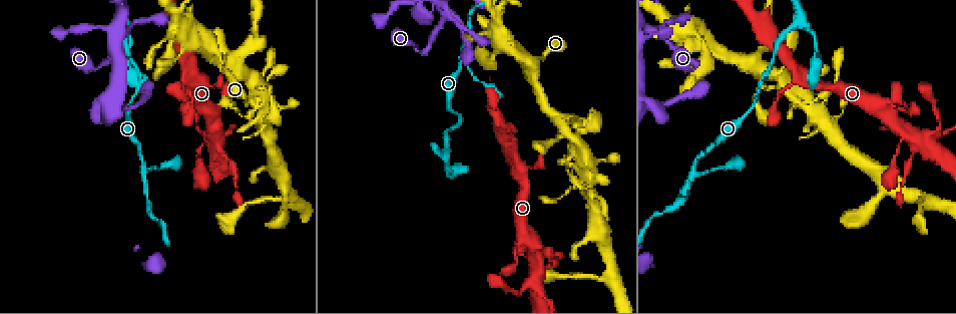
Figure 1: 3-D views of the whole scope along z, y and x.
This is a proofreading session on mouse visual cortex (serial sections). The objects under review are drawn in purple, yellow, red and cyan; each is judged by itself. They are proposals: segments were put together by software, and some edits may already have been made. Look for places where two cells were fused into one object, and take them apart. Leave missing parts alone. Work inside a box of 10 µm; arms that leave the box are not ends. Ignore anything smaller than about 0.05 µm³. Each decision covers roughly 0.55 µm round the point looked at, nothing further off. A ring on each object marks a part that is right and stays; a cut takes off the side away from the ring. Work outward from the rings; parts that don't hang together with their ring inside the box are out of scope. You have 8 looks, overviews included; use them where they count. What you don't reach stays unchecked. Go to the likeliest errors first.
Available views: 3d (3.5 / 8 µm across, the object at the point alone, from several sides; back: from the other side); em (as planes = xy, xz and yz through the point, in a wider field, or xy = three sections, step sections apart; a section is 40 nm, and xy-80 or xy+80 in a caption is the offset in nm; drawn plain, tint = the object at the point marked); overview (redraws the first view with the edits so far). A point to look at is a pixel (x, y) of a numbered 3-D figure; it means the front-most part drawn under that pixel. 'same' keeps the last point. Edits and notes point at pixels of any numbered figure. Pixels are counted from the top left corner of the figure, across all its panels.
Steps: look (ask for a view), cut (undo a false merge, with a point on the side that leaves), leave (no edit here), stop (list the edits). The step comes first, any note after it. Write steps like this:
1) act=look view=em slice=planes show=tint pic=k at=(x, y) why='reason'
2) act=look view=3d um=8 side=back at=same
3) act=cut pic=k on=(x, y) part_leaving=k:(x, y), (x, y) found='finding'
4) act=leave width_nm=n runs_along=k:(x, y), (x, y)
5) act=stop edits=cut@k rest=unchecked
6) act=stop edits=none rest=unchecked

act=look view=3d um=3.5 pic=1 at=(692, 170)

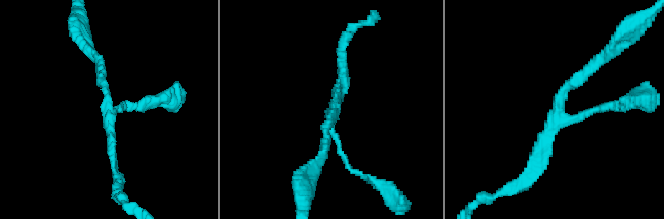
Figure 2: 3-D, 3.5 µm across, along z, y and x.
act=look view=em slice=xy step=1 show=tint pic=2 at=(558, 114) arms=3 arm_widths_nm=100,150,200 why='shape alone is not enough'

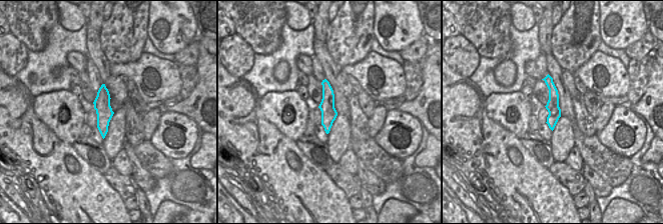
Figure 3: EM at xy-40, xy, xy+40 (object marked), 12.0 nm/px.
act=leave runs_along=2:(594, 63), (561, 94), (533, 174) found='continuous, no second cell'

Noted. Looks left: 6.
act=look view=3d um=3.5 pic=1 at=(799, 21) why='narrows sharply'

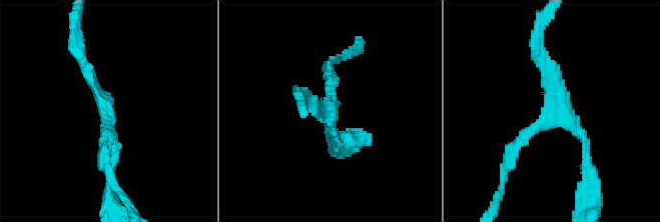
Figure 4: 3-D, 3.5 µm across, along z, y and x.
act=look view=em slice=xy step=3 show=tint pic=4 at=(330, 113) why='need the tissue'

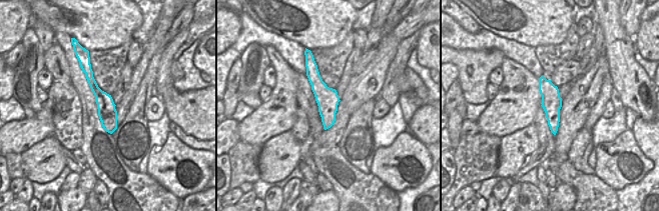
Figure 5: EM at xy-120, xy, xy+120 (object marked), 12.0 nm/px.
act=leave arm_widths_nm=150,200,200 runs_along=4:(330, 68), (330, 127), (339, 145) found='one cell here'

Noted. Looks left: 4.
act=look view=3d um=8 pic=1 at=(532, 63) why='arms run side by side'

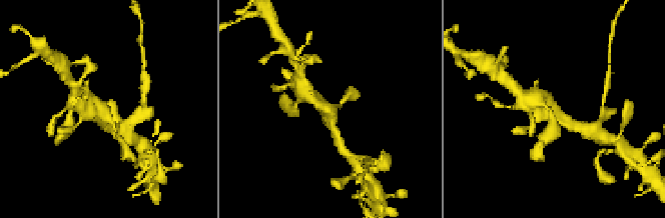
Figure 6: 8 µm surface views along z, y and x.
act=look view=3d um=3.5 at=same

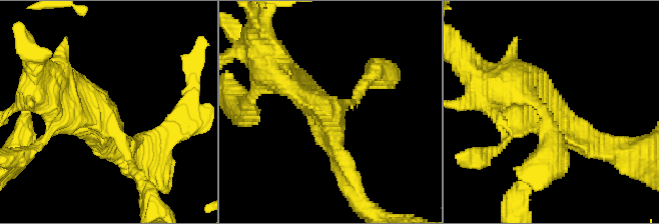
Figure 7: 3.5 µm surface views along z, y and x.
act=look view=em slice=xy step=5 show=tint pic=7 at=(559, 121)

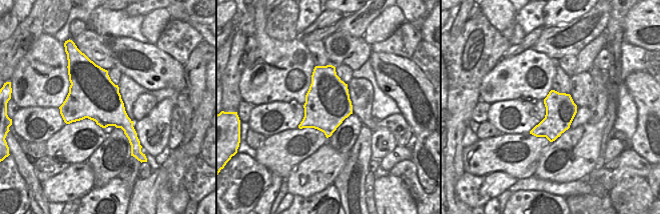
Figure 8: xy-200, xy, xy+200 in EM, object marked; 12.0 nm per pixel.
act=leave width_nm=550 runs_along=7:(530, 174), (553, 122), (612, 147) found='one cell here'

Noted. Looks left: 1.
act=stop edits=none rest=unchecked

